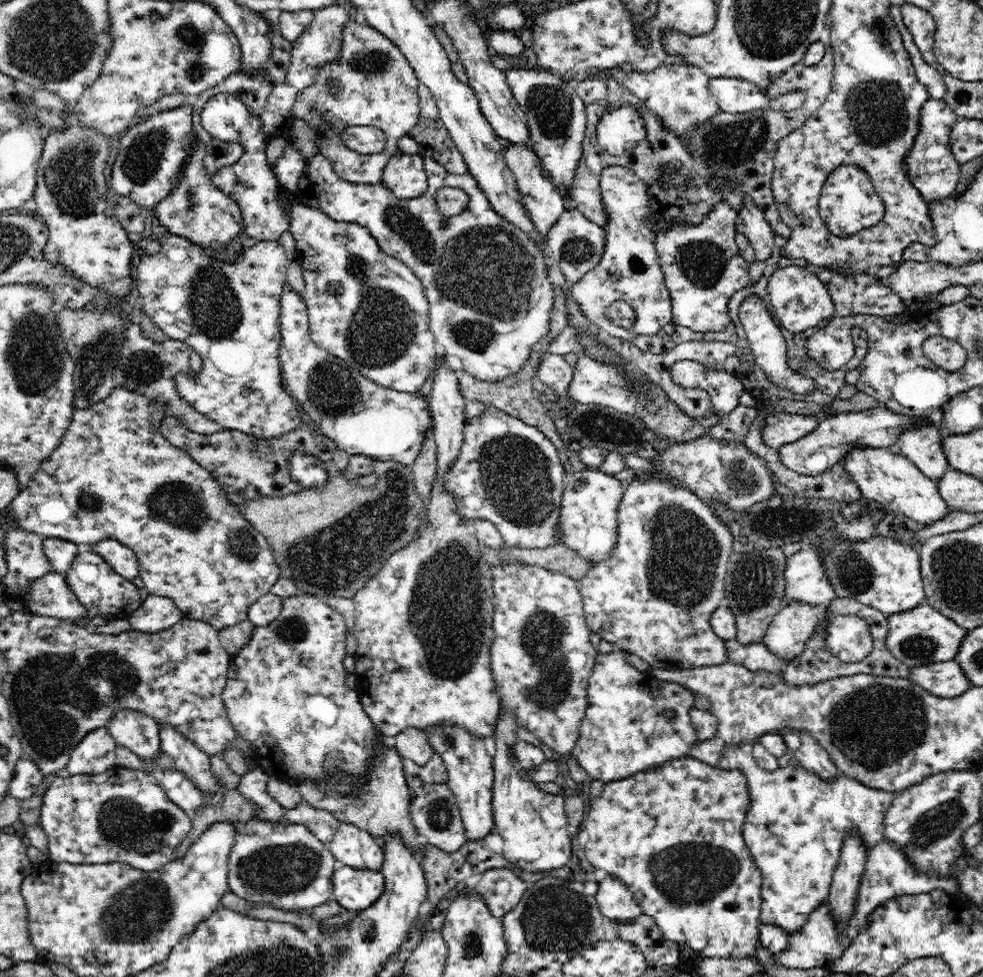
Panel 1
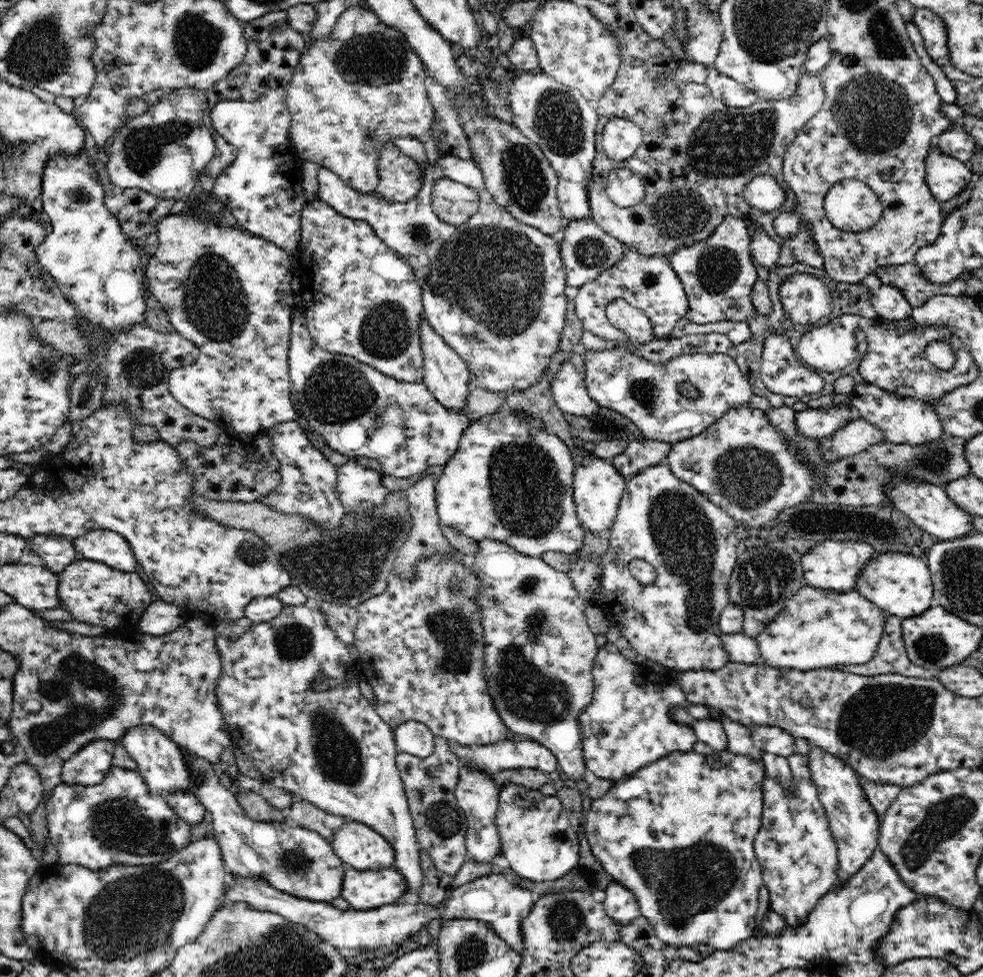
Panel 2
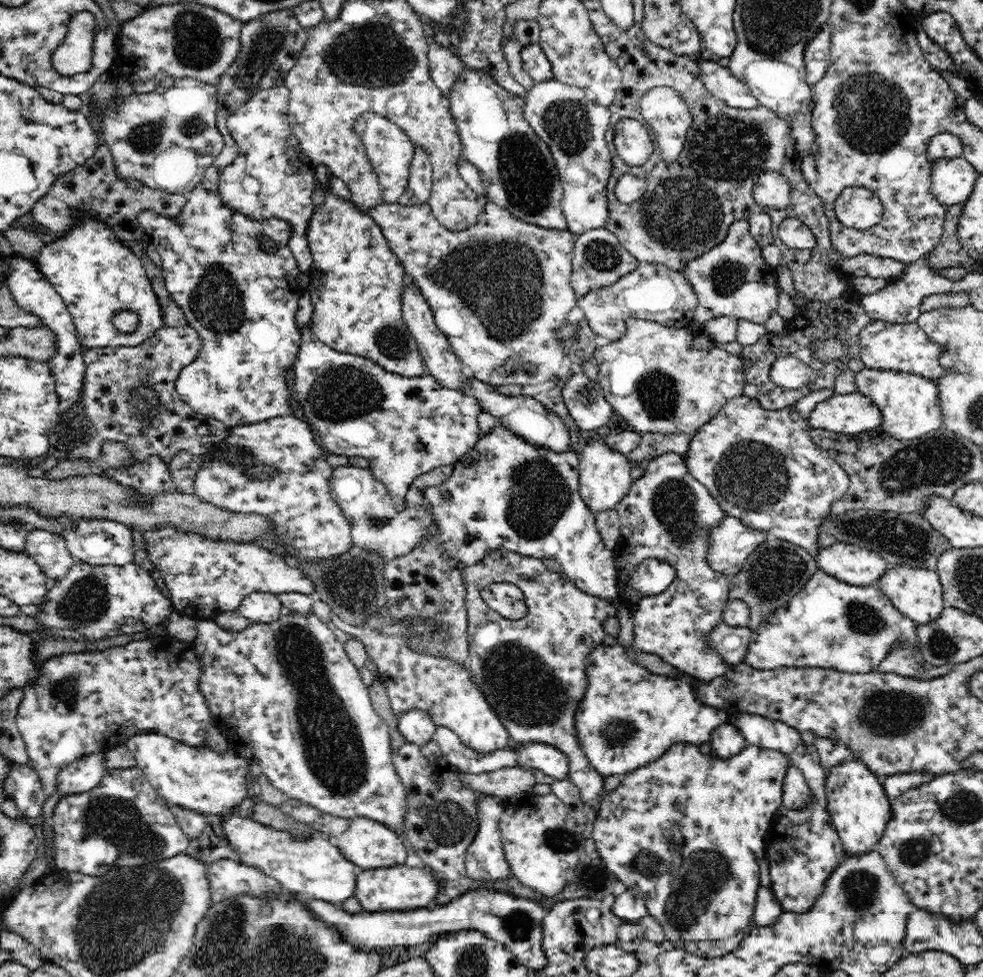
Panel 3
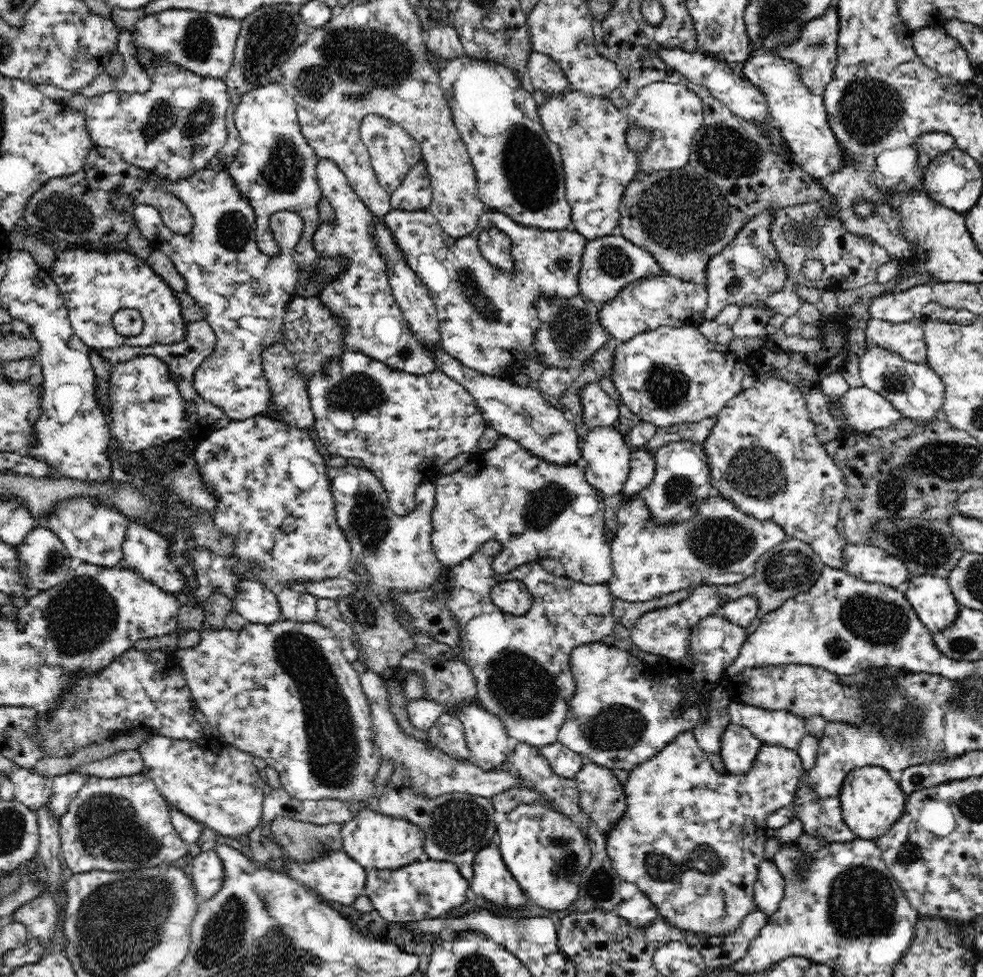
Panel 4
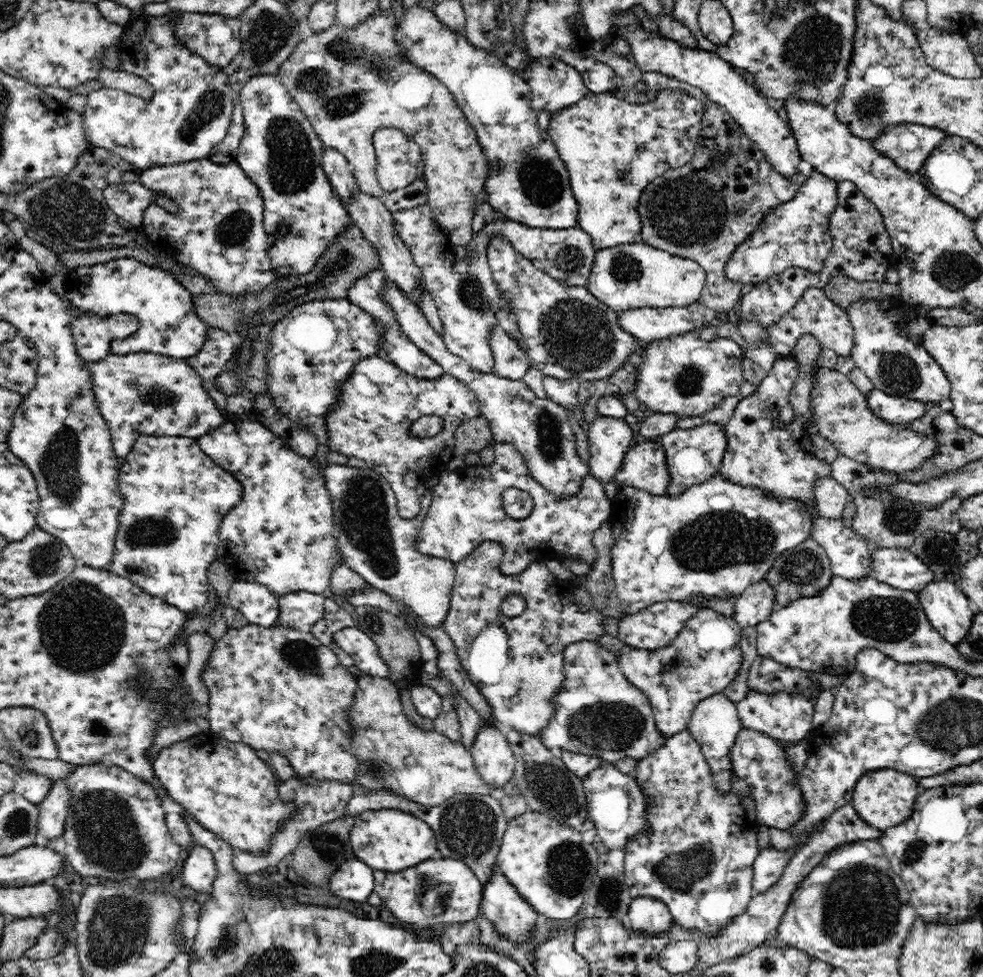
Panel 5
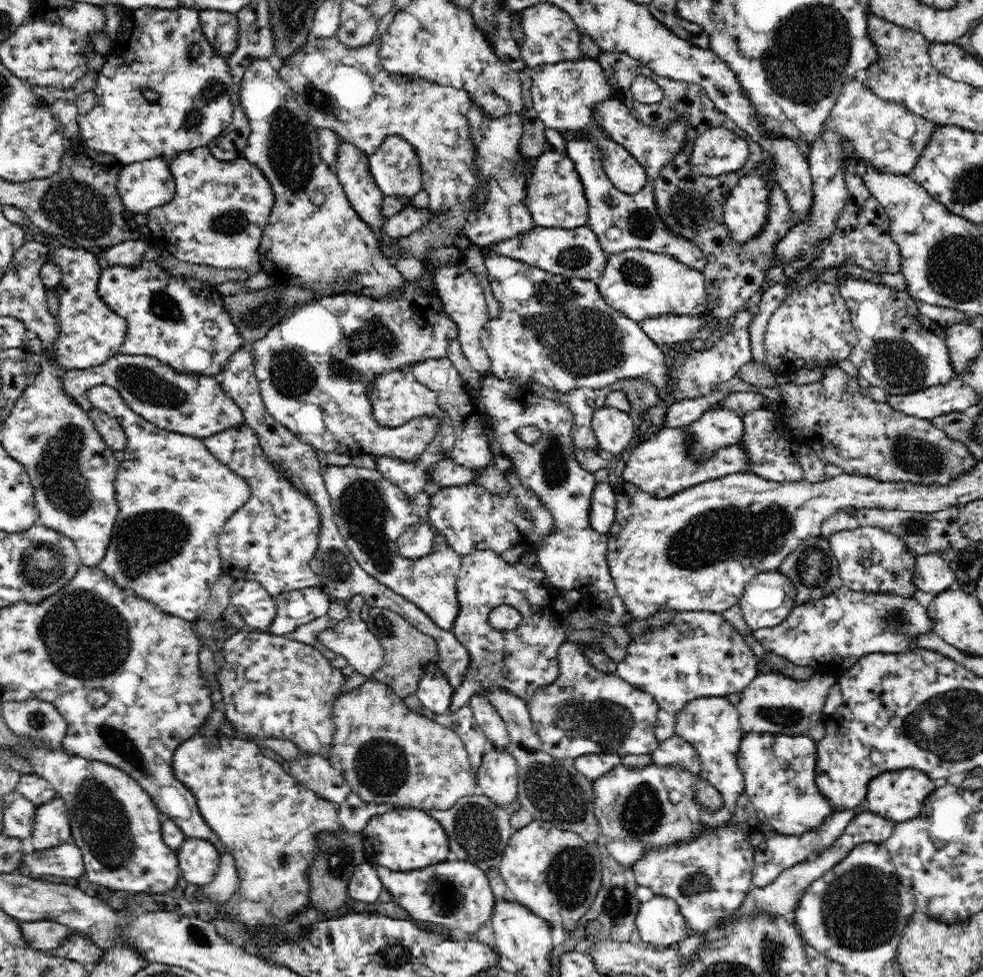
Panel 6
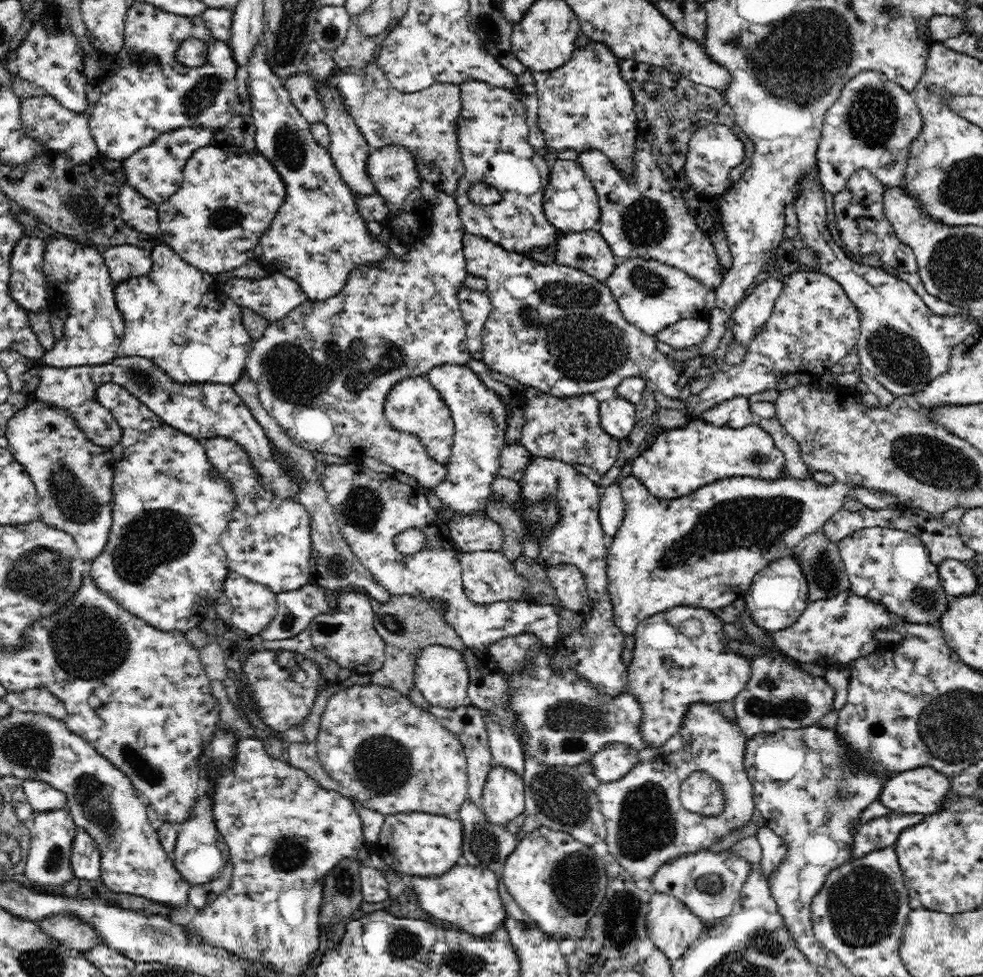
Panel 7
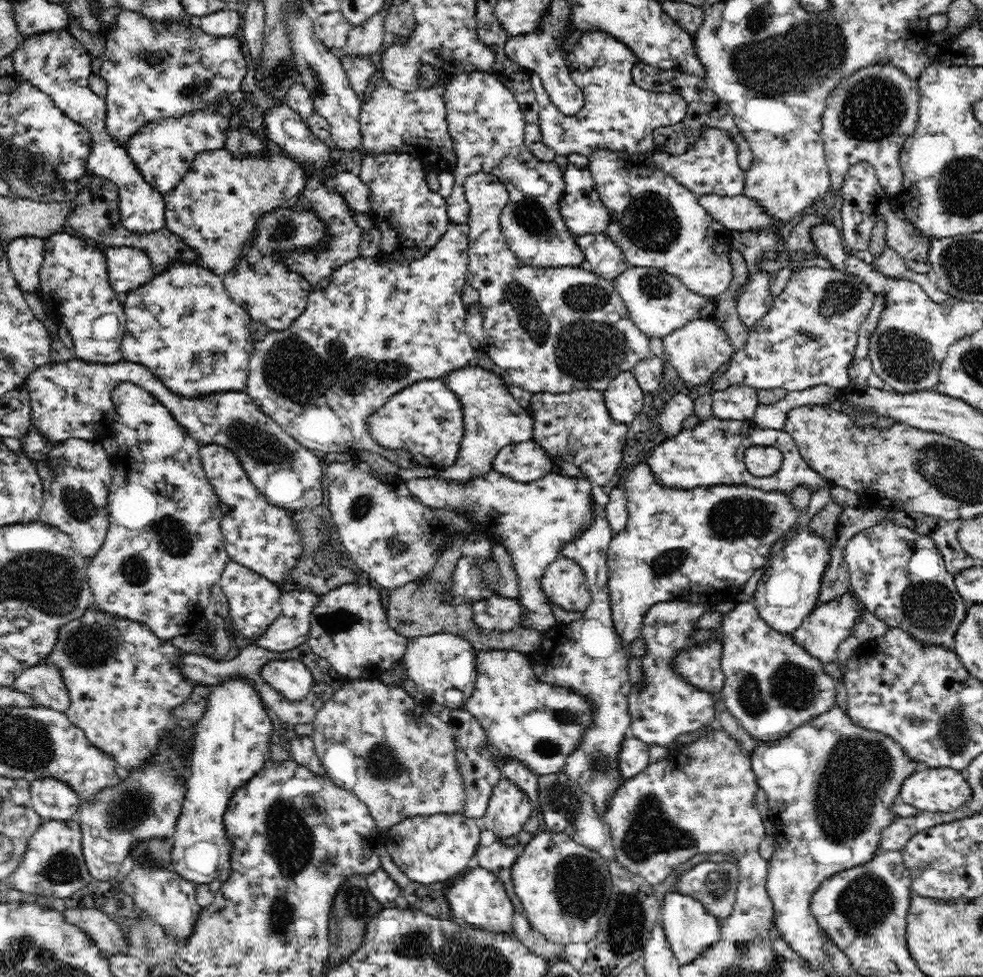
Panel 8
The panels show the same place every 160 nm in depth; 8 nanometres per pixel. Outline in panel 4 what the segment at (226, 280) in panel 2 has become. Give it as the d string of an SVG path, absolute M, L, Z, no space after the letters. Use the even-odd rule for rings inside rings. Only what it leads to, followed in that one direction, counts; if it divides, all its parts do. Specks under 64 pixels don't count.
M207 167L206 169L194 172L194 174L188 176L188 178L159 178L158 184L162 185L162 189L166 189L166 192L178 197L182 202L184 202L184 204L186 204L187 208L190 209L191 216L194 219L193 228L190 230L190 234L174 234L174 232L168 229L168 227L162 222L162 217L160 217L158 210L151 206L136 206L136 208L132 210L135 225L140 229L140 232L142 232L142 236L144 236L144 238L151 240L151 244L155 250L157 249L162 251L168 258L170 258L172 263L174 263L174 266L176 267L178 273L180 273L180 276L186 280L185 293L194 299L194 301L198 303L198 307L204 311L205 316L203 320L208 322L209 325L213 327L215 337L217 338L213 353L210 354L209 357L205 358L200 368L198 368L197 372L194 374L194 390L203 398L203 400L206 402L213 402L214 406L224 410L226 416L228 416L231 421L262 415L266 412L266 410L268 410L268 406L270 406L270 402L272 402L272 394L269 392L270 387L268 387L268 382L263 376L261 354L268 348L268 346L272 346L272 344L276 344L276 342L282 343L282 320L288 311L290 302L293 300L292 292L294 292L294 288L296 288L296 284L299 280L299 271L301 270L299 265L294 261L294 252L298 239L302 238L303 228L305 227L303 218L298 216L295 212L288 211L280 211L274 213L270 217L269 227L271 228L273 238L276 239L276 243L278 244L280 251L278 255L270 256L266 255L265 252L262 252L261 248L257 246L257 218L254 209L250 206L248 198L245 198L241 194L241 191L237 189L237 185L233 182L233 179L230 178L228 170L214 171Z

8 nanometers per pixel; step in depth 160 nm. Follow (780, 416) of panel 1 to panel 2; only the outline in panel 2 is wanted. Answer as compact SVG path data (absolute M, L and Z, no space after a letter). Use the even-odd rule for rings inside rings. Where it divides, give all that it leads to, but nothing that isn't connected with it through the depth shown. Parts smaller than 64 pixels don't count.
M839 403L829 408L806 408L796 411L796 430L808 438L829 437L860 417L850 403Z

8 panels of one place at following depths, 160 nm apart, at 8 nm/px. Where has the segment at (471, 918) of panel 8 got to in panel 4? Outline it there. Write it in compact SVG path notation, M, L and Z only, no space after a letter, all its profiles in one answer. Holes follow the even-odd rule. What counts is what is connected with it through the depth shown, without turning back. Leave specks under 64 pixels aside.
M414 862L396 870L367 869L363 890L376 912L390 922L411 923L436 917L446 917L464 908L470 891L469 881L452 862Z

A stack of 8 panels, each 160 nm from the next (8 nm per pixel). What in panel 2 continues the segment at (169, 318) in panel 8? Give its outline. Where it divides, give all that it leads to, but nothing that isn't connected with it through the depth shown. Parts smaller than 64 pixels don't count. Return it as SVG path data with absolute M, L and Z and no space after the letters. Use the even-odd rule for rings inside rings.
M86 151L77 156L66 156L58 153L45 166L44 179L42 179L42 208L50 217L52 232L44 238L41 246L36 250L36 257L40 266L46 270L62 294L73 304L78 306L80 314L88 318L92 324L102 326L106 330L130 329L146 318L146 283L142 266L142 258L135 246L123 234L118 219L106 208L104 204L104 187L94 171L90 157Z

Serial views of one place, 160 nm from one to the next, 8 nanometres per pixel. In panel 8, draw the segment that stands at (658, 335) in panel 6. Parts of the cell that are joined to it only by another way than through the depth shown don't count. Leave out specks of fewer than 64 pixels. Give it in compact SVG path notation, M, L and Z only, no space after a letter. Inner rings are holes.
M714 318L690 321L686 326L667 334L663 338L663 352L686 387L706 384L722 364L728 364L734 354L729 334L715 323Z

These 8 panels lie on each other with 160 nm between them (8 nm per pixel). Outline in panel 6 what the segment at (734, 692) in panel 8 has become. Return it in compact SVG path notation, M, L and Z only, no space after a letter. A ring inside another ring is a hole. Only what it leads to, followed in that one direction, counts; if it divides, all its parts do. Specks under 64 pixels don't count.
M758 672L752 682L742 692L742 699L736 705L739 713L739 722L745 733L771 733L774 735L805 735L809 729L823 717L822 708L828 690L837 679L826 674L815 674L809 680L796 680L780 672Z

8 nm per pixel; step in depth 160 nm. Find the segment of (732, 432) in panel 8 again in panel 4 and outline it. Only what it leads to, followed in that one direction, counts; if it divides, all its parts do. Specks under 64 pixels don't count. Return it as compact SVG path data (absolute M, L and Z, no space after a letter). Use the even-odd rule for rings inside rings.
M644 448L632 450L629 467L630 472L623 486L623 493L627 497L644 490L653 481L656 468L654 452Z

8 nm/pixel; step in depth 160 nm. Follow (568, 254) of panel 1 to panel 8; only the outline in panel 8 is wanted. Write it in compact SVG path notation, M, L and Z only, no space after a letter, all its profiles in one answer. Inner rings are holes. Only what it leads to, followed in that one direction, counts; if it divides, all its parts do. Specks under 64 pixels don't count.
M630 267L613 281L613 287L622 298L629 318L650 339L663 339L667 334L686 326L696 319L712 319L716 311L715 301L686 288L678 278L662 270Z

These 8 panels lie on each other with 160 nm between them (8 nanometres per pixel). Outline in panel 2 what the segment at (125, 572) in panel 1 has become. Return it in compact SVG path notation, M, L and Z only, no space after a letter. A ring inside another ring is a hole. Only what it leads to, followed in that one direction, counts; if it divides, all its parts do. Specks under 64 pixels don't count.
M90 530L82 538L72 539L76 551L88 561L102 562L120 571L134 571L138 566L129 542L113 530Z

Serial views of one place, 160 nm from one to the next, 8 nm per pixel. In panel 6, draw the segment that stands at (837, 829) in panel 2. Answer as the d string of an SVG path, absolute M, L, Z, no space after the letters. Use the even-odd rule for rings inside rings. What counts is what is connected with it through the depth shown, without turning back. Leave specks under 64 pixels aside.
M912 768L888 771L879 774L868 786L865 796L867 811L896 823L916 818L922 810L924 801L936 790L933 779L921 770Z

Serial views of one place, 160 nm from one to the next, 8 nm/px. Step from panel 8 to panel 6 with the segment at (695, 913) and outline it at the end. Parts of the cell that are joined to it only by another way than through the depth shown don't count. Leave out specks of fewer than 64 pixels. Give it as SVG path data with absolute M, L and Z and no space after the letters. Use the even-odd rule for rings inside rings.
M658 895L640 903L635 923L641 940L658 949L669 949L692 933L678 903Z

